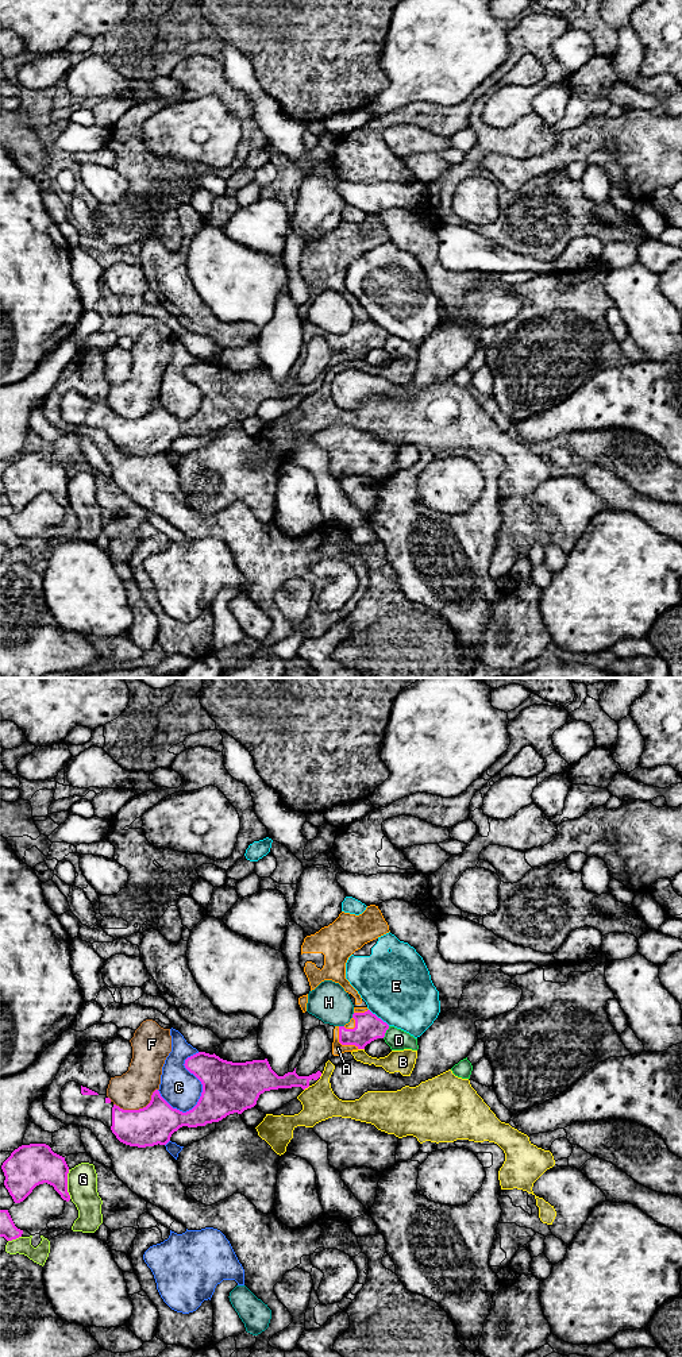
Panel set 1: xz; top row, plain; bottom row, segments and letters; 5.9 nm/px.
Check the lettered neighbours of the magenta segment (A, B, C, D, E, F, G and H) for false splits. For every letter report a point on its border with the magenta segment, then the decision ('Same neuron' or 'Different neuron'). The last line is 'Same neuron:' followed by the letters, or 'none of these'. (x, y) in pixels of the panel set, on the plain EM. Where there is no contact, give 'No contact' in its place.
A: Touches magenta at xz (342, 353). Same neuron
B: Touches magenta at xz (361, 357). Different neuron
C: Touches magenta at xz (200, 389). Different neuron
D: Touches magenta at xz (385, 340). Different neuron
E: Touches magenta at xz (380, 327). Different neuron
F: Touches magenta at xz (139, 417). Different neuron
G: Touches magenta at xz (66, 493). Different neuron
H: Touches magenta at xz (353, 324). Different neuron
Same neuron: A

